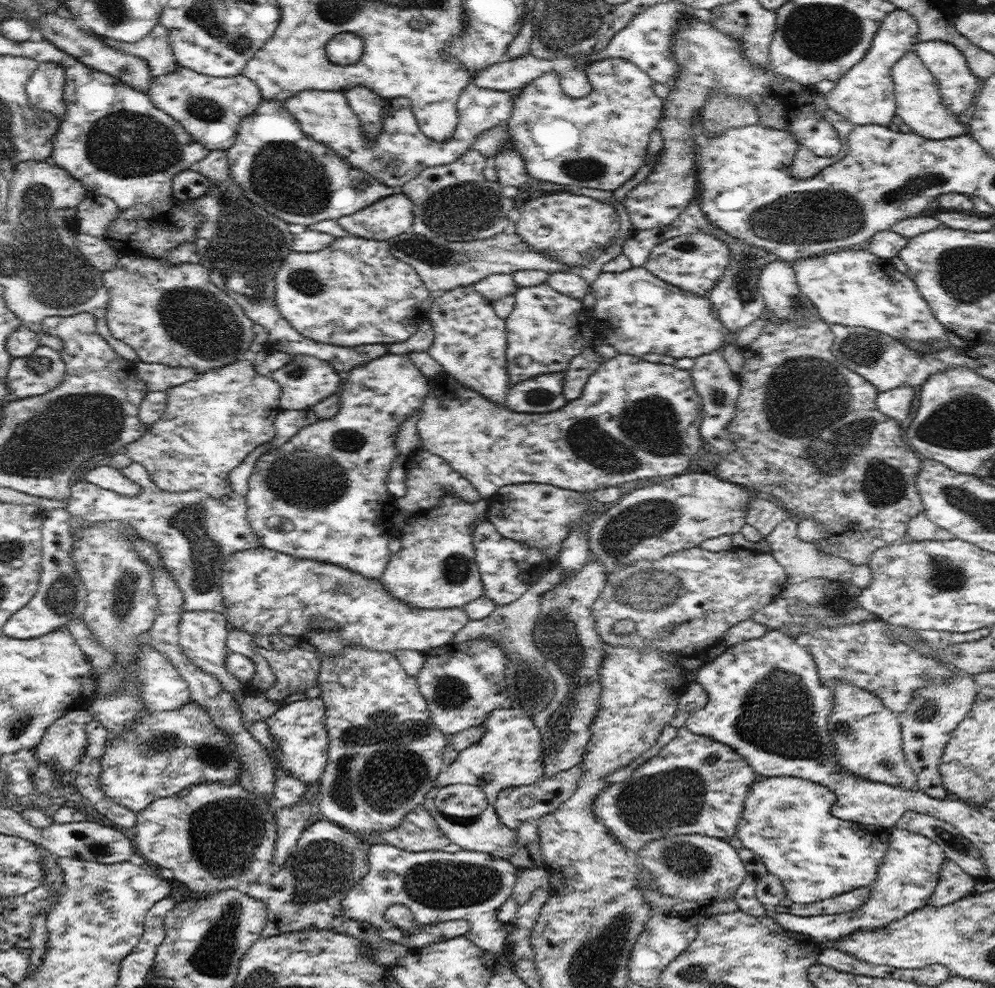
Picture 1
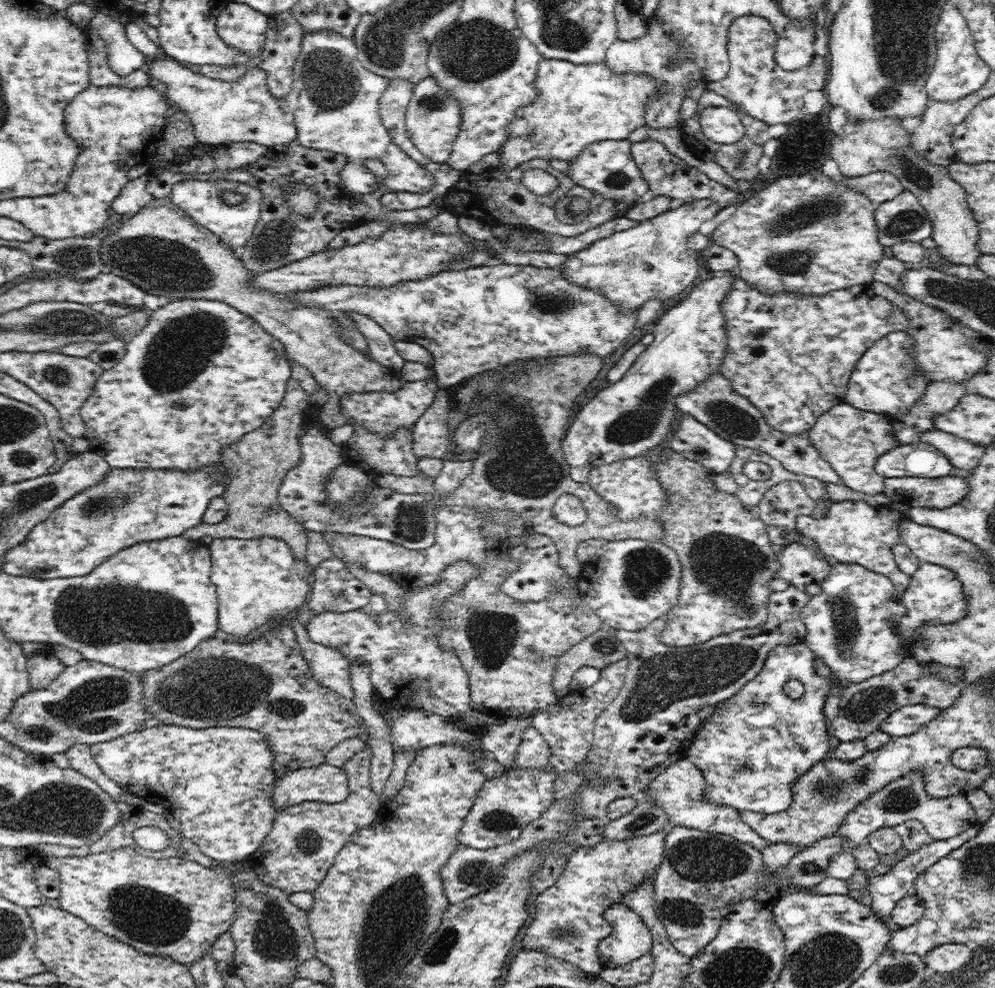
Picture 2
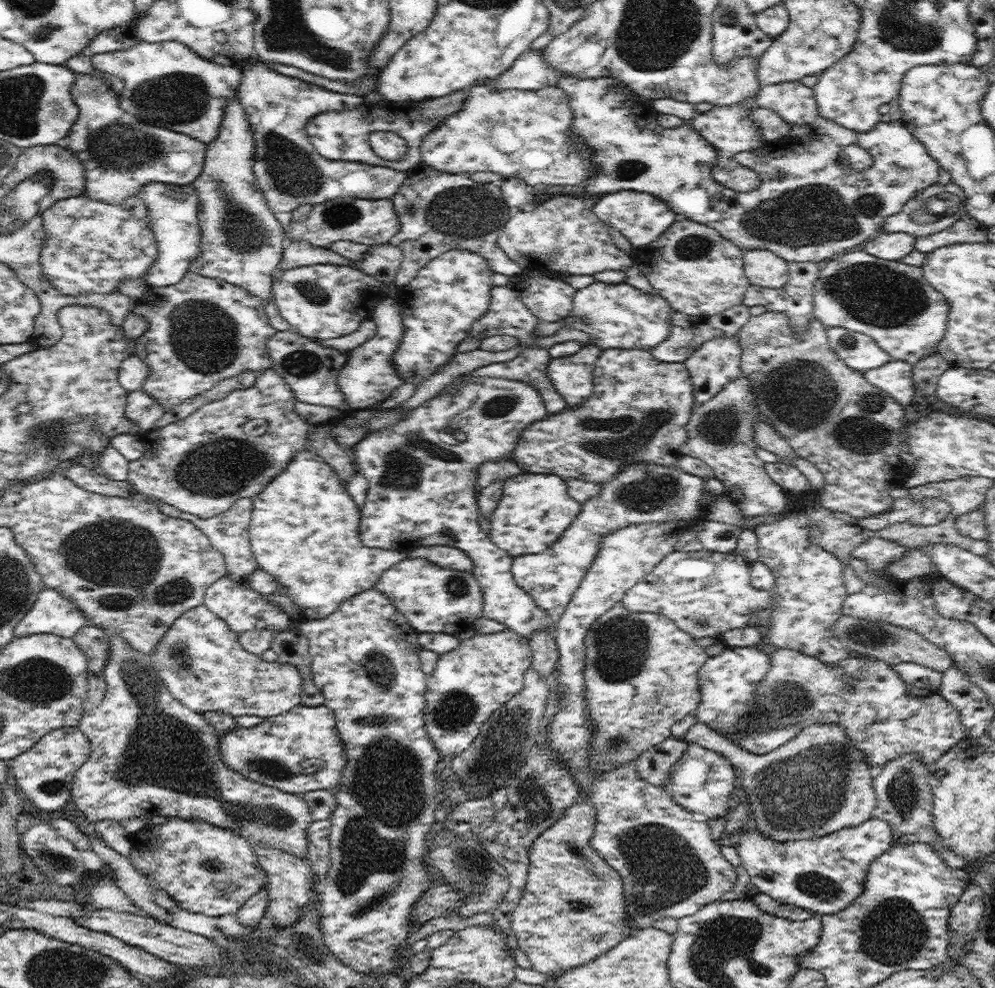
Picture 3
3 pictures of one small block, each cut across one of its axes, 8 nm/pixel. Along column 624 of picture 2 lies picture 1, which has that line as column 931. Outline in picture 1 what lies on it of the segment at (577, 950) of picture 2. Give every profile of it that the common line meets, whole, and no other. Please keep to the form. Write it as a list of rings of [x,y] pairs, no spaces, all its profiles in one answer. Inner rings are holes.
[[[894,827],[889,836],[887,853],[878,868],[878,876],[870,885],[868,900],[860,908],[832,915],[806,917],[778,913],[771,917],[782,928],[809,935],[819,944],[848,938],[858,931],[877,931],[885,924],[900,920],[927,904],[938,884],[939,872],[945,860],[944,851],[930,838]]]

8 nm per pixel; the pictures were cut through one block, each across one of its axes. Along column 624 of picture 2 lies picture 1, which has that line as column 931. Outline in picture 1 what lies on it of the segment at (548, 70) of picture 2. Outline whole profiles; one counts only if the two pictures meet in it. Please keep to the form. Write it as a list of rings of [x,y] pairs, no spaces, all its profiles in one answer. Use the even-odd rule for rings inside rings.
[[[915,51],[908,52],[896,62],[891,76],[895,86],[895,112],[905,122],[906,129],[932,140],[970,134],[968,127],[942,105],[938,80],[924,66]]]

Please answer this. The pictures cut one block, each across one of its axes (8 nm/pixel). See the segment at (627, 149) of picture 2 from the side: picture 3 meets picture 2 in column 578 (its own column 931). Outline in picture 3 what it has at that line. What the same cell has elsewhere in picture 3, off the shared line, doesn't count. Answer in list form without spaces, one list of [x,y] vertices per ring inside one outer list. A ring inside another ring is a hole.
[[[575,77],[566,78],[566,80],[560,80],[555,85],[558,88],[562,88],[567,95],[570,109],[573,112],[573,121],[569,128],[569,138],[577,144],[577,146],[587,146],[593,150],[593,164],[595,164],[598,173],[594,178],[590,178],[585,183],[584,190],[588,190],[590,194],[604,194],[622,191],[624,189],[629,191],[647,192],[653,194],[663,200],[676,214],[684,214],[687,219],[699,222],[700,224],[708,225],[709,227],[717,230],[724,238],[731,240],[736,246],[739,246],[743,250],[754,250],[755,248],[762,248],[769,250],[774,254],[780,256],[788,262],[822,262],[828,258],[835,258],[842,256],[843,254],[849,253],[855,248],[859,248],[865,241],[872,239],[874,236],[880,233],[880,228],[887,216],[900,212],[904,205],[912,198],[922,192],[925,188],[930,185],[938,183],[938,171],[941,166],[938,161],[930,154],[930,151],[916,138],[900,120],[891,120],[889,122],[879,122],[874,128],[871,128],[868,132],[856,132],[838,124],[832,122],[828,118],[822,117],[818,113],[818,103],[814,99],[814,92],[812,88],[801,84],[799,81],[782,82],[780,84],[770,84],[768,86],[762,86],[757,92],[757,96],[754,98],[754,103],[759,108],[768,108],[776,112],[785,122],[788,122],[792,127],[792,130],[788,136],[781,138],[780,140],[766,140],[765,144],[759,149],[752,151],[742,151],[733,156],[738,164],[744,166],[747,170],[756,172],[762,180],[761,185],[756,190],[750,192],[736,192],[727,186],[721,185],[716,182],[712,177],[712,166],[717,163],[719,152],[713,148],[712,145],[704,138],[701,134],[693,129],[693,124],[690,121],[684,121],[684,123],[674,128],[664,128],[658,123],[658,112],[650,104],[638,104],[632,102],[628,96],[624,96],[625,92],[621,91],[617,86],[619,81],[612,77],[603,77],[596,79],[576,79]],[[851,144],[859,144],[864,150],[867,150],[873,158],[873,163],[868,170],[864,172],[850,172],[850,170],[844,170],[844,167],[837,160],[837,156],[845,146]]]

